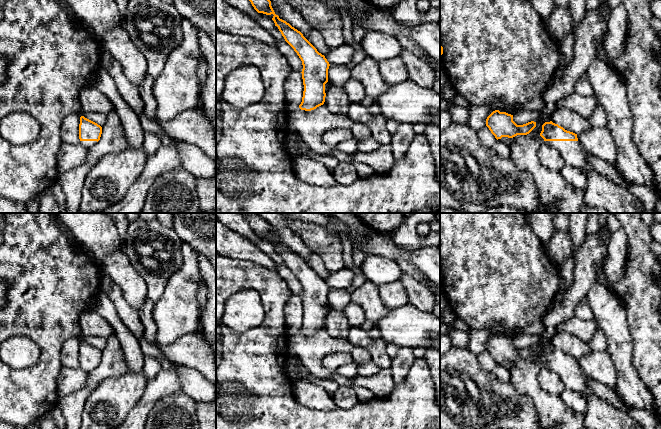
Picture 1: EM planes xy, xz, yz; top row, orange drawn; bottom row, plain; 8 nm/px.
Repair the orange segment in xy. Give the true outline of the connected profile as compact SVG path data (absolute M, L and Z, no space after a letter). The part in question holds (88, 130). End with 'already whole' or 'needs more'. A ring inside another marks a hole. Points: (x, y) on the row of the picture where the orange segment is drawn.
M80 117L79 124L79 139L80 145L84 148L90 148L94 146L101 137L102 127L97 123L85 118Z | needs more

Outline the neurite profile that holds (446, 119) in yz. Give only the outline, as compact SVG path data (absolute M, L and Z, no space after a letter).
M447 110L440 111L440 134L453 122L451 114Z

